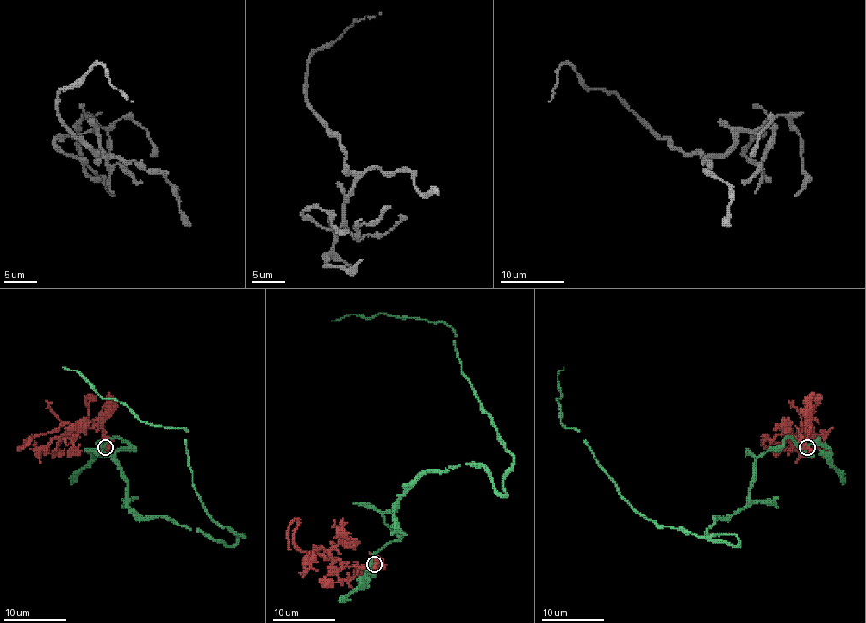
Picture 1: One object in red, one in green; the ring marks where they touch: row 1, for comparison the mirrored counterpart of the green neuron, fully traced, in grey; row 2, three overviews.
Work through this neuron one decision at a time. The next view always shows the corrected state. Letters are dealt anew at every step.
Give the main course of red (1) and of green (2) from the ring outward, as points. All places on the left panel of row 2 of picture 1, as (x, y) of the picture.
1: (105, 447), (106, 439), (100, 428), (75, 428), (67, 423), (34, 434), (19, 449), (21, 445)
2: (105, 447), (130, 445), (115, 457), (144, 517), (244, 536), (197, 494), (186, 432), (63, 367)

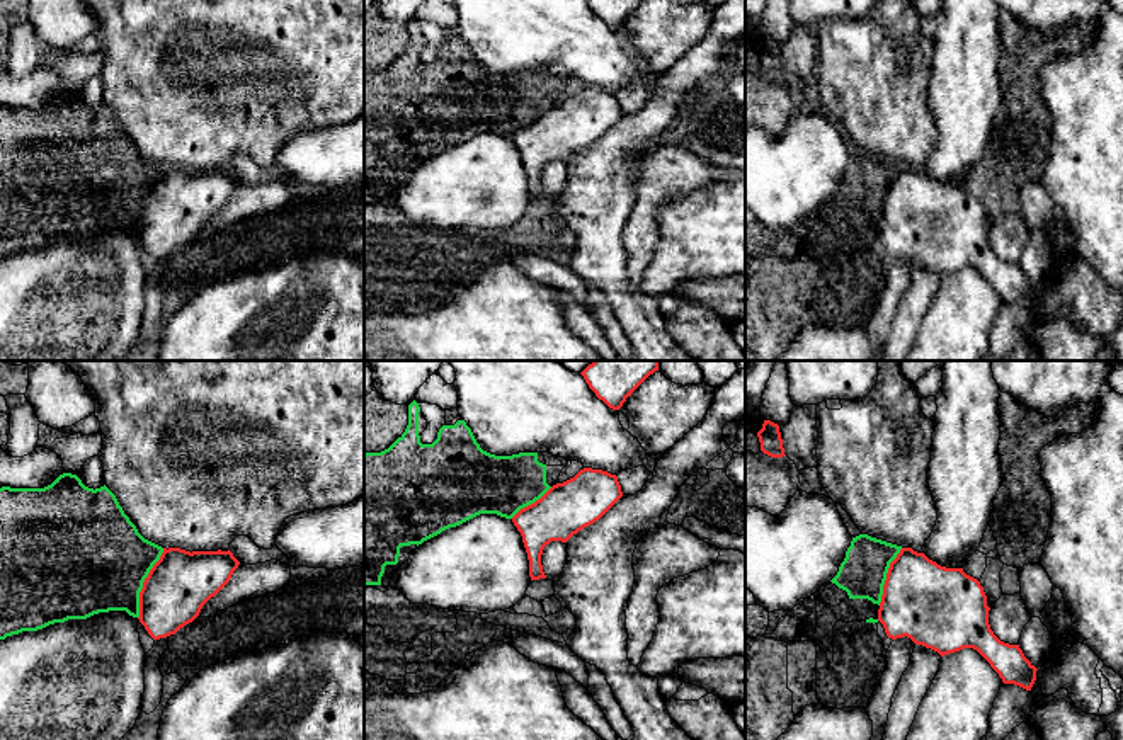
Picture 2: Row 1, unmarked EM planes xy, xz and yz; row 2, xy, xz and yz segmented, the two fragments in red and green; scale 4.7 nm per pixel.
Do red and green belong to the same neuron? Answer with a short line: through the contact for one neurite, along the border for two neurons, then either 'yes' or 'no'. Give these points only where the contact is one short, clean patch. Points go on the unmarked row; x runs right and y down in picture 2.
xy (164, 167), (143, 201), (138, 237) | no

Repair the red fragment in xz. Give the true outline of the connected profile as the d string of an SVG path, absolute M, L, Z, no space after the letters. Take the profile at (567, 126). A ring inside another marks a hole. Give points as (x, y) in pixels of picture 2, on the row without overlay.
M584 87L521 128L512 141L522 155L531 199L546 197L541 184L546 163L567 162L573 153L599 139L621 116L616 94Z

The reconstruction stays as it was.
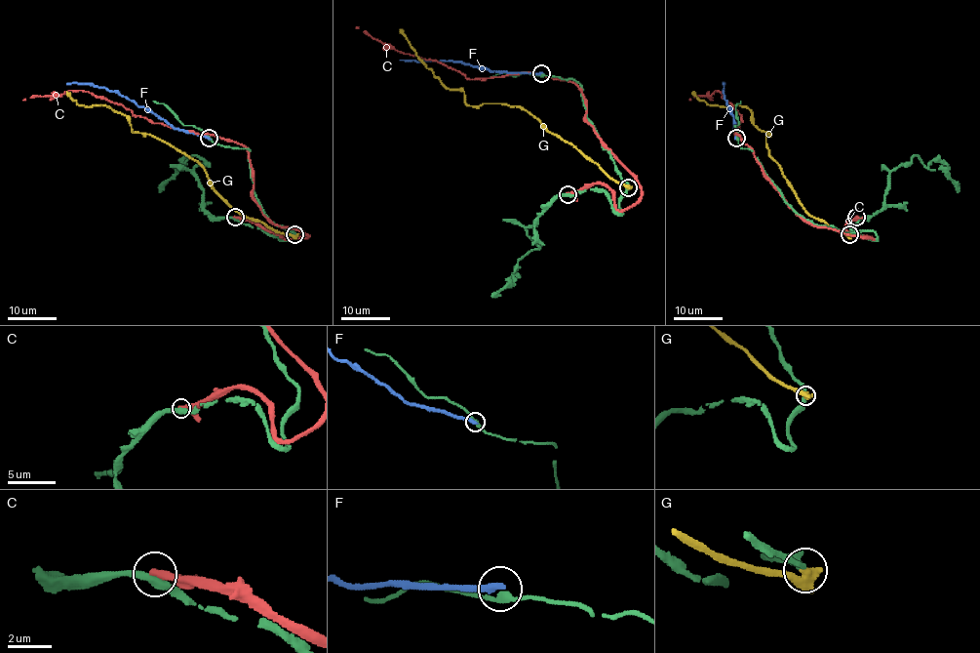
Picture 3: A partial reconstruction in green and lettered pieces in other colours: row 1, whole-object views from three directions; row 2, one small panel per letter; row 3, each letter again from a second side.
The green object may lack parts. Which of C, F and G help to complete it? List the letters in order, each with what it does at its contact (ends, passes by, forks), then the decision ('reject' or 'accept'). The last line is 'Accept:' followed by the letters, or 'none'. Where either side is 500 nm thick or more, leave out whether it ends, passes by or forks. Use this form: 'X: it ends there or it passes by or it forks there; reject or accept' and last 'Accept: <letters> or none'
C: it ends there; reject
F: it ends there; reject
G: reject
Accept: none

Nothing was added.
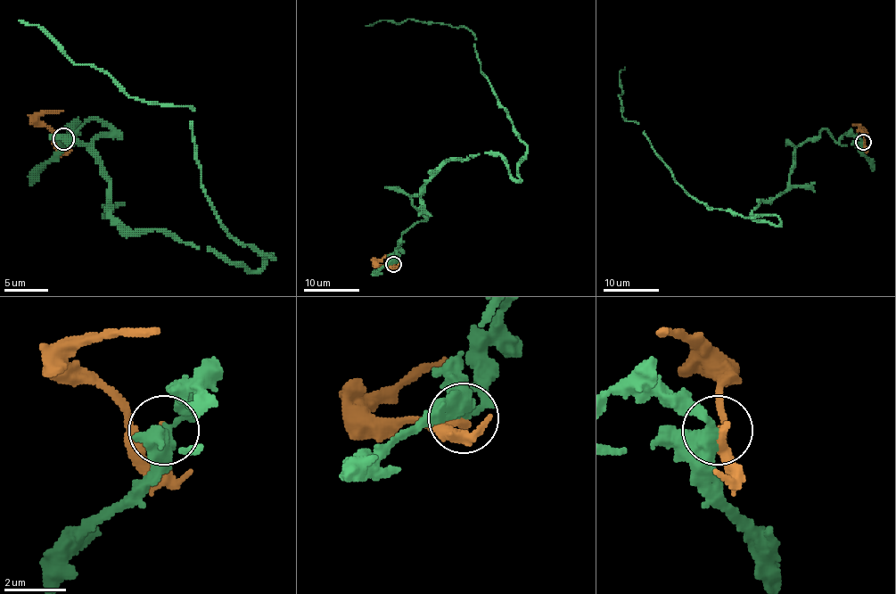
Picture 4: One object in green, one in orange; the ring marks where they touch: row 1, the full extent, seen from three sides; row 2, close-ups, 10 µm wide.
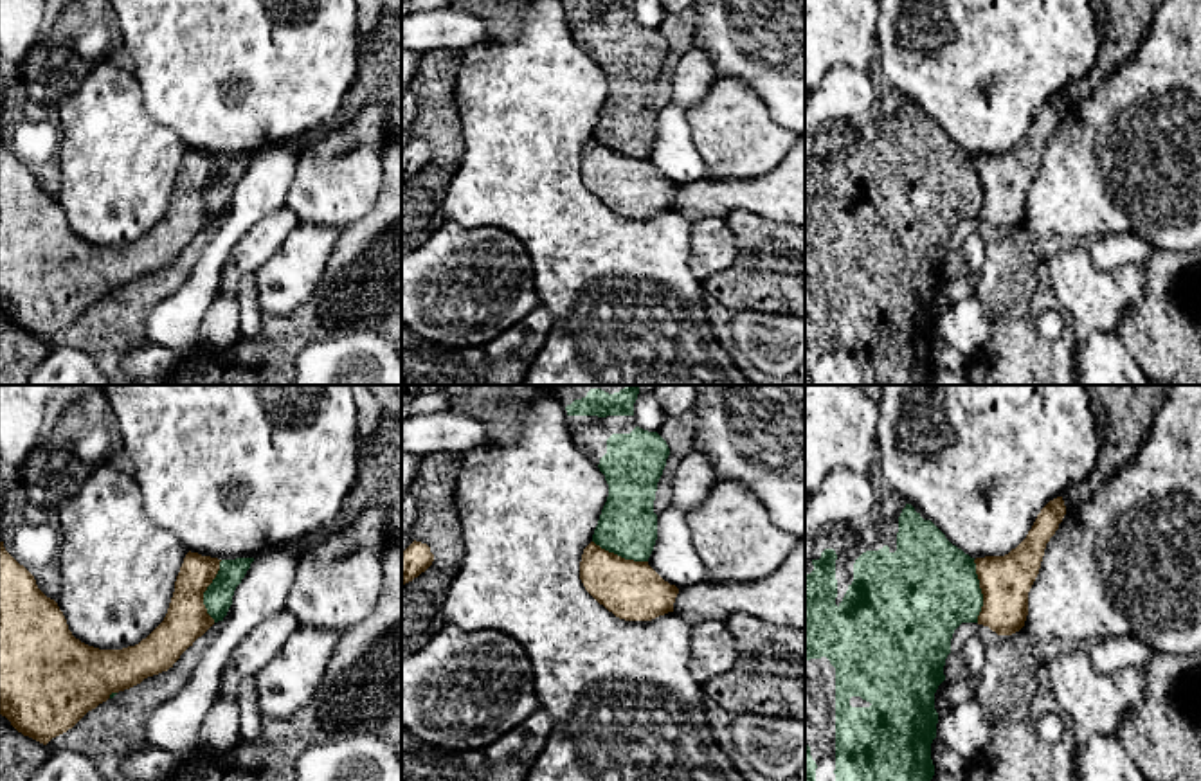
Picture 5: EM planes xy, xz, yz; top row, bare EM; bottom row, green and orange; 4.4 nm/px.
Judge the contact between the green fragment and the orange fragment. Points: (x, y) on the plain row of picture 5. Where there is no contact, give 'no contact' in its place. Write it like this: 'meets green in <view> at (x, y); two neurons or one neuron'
meets green in xy at (206, 188); two neurons

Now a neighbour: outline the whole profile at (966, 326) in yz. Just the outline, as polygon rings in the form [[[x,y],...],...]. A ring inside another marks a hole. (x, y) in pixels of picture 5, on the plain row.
[[[978,297],[956,302],[938,315],[936,335],[967,358],[981,351],[990,338],[992,320],[983,311]]]

